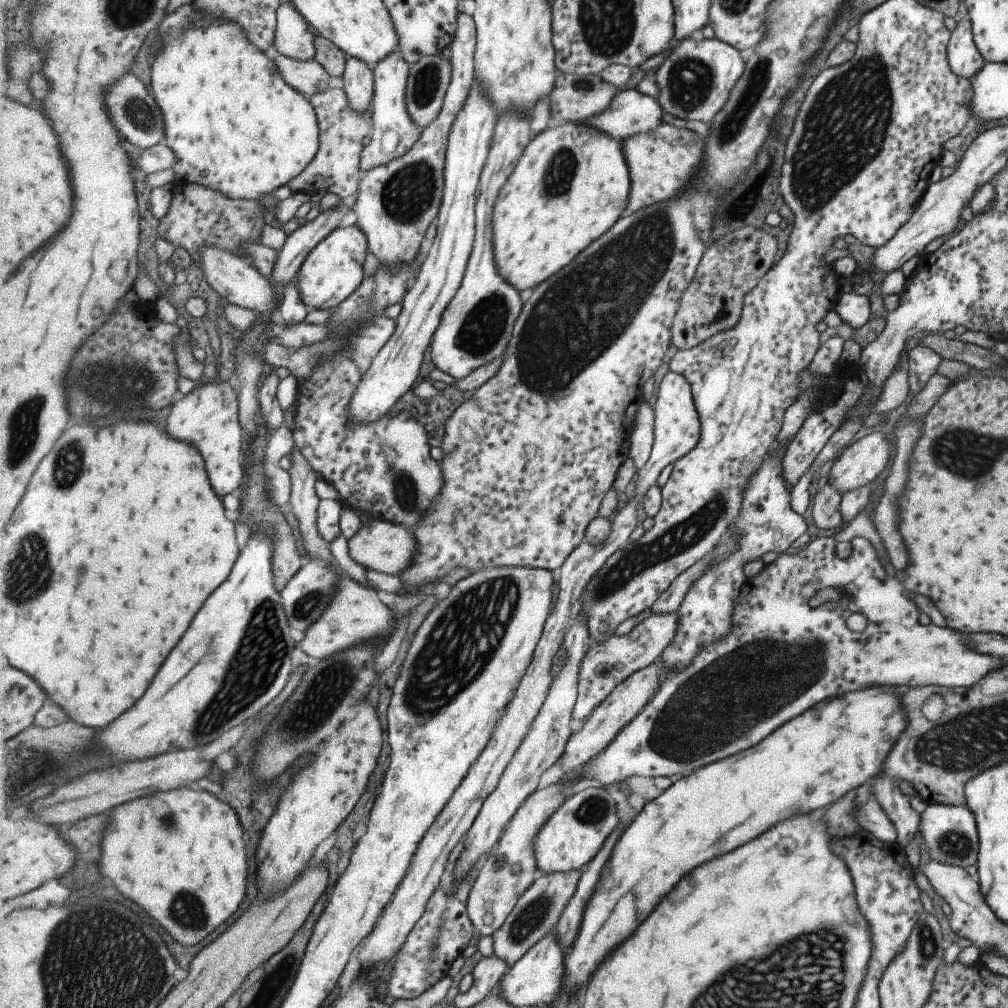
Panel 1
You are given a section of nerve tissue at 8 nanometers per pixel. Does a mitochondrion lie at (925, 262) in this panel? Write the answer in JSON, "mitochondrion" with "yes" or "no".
{"mitochondrion":"no"}

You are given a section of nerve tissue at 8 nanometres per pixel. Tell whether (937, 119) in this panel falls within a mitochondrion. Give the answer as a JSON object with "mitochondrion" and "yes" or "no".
{"mitochondrion":"no"}

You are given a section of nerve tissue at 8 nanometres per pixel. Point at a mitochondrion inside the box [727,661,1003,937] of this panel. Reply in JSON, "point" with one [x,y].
{"point":[952,844]}

